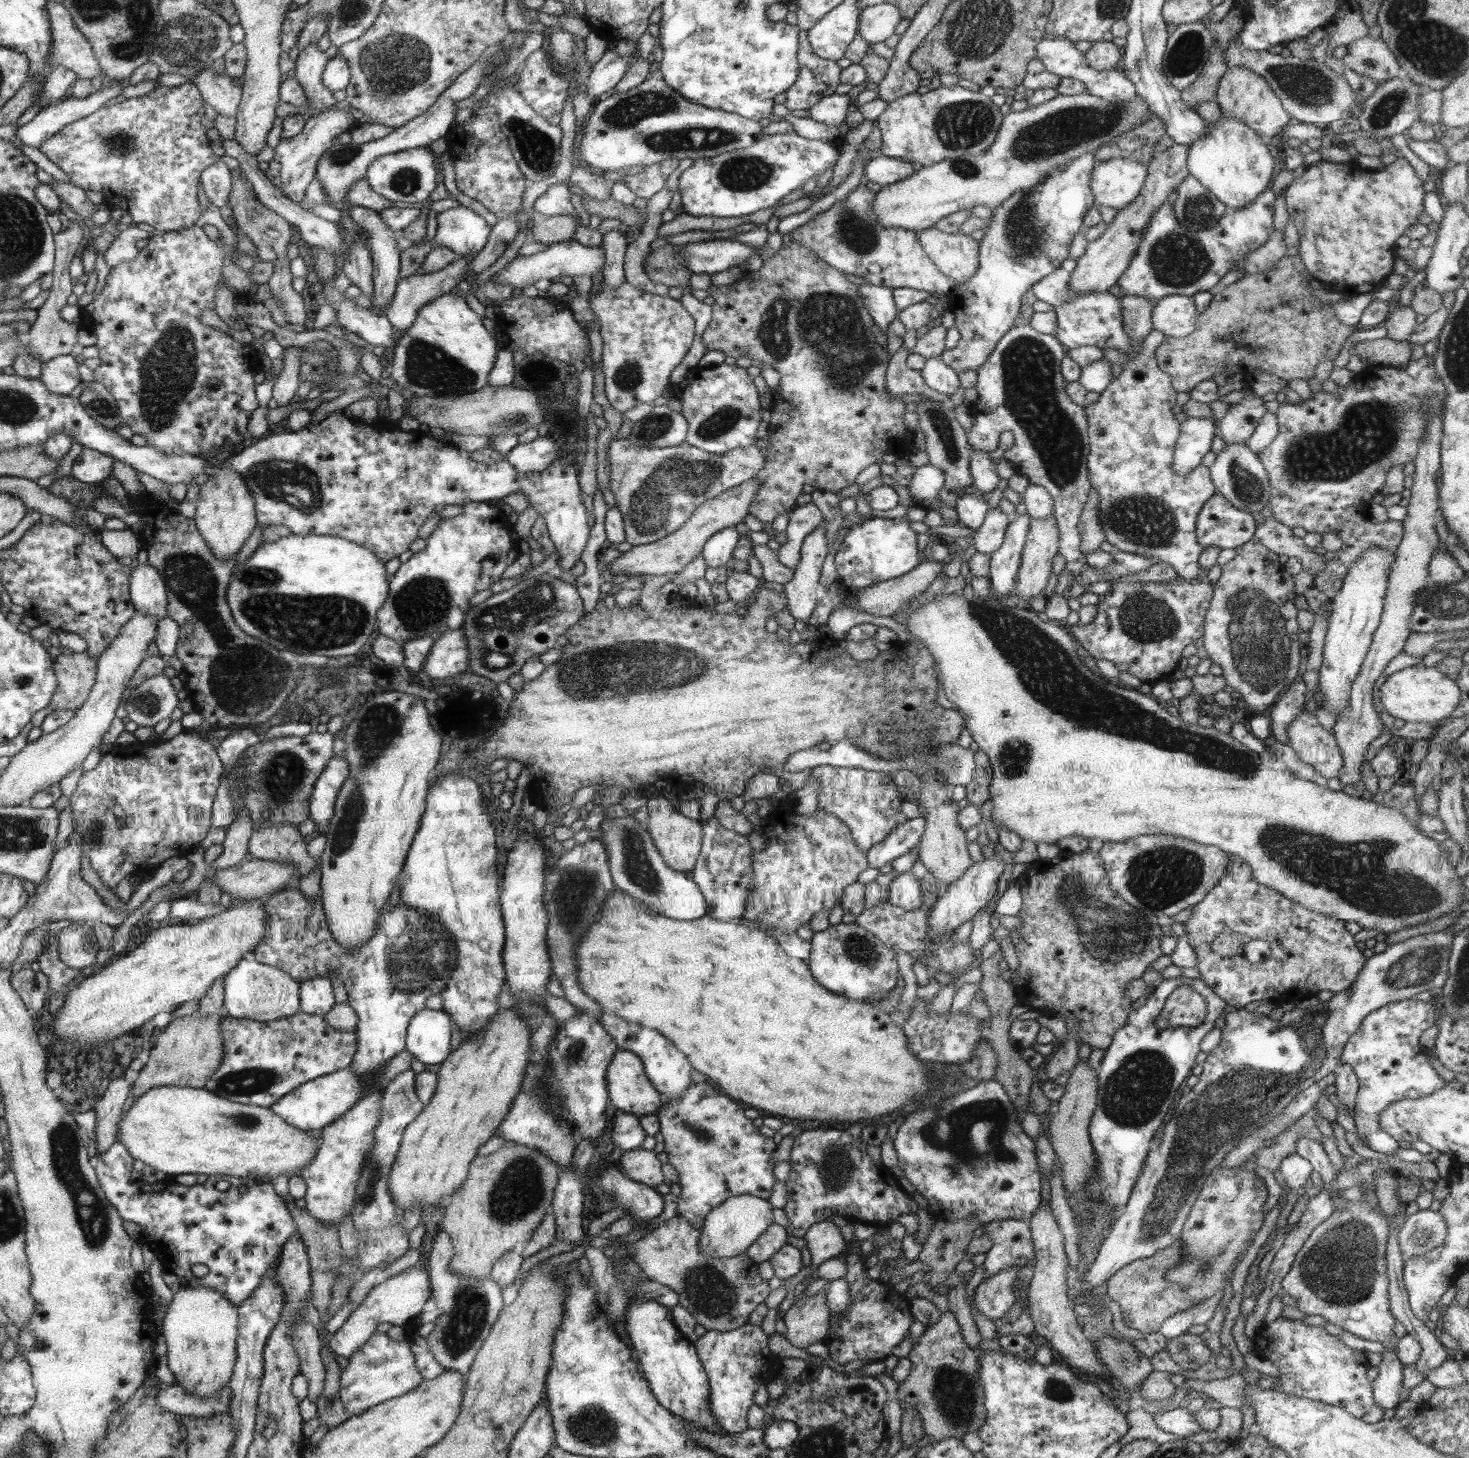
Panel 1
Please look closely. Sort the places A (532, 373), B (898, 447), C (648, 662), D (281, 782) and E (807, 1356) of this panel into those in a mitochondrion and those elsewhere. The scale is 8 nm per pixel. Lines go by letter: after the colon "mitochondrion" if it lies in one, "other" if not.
A: other
B: other
C: mitochondrion
D: mitochondrion
E: other

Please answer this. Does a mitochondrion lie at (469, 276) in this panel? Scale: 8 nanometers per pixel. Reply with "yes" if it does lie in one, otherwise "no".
no

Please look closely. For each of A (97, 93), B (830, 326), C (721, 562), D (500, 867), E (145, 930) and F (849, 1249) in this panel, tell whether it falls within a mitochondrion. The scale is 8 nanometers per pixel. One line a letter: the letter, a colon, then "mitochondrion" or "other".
A: other
B: mitochondrion
C: other
D: other
E: other
F: other

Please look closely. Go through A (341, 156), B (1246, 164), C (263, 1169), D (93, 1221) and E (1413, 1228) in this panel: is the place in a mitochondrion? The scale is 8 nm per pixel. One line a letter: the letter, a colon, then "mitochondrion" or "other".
A: mitochondrion
B: other
C: other
D: mitochondrion
E: other

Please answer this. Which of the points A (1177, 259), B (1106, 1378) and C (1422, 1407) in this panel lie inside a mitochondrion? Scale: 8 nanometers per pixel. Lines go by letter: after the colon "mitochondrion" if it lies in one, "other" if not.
A: mitochondrion
B: other
C: other

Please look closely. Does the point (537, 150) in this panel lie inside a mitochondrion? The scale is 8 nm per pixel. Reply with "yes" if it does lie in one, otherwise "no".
yes

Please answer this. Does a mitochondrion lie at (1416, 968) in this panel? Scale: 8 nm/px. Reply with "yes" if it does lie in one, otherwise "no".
yes

